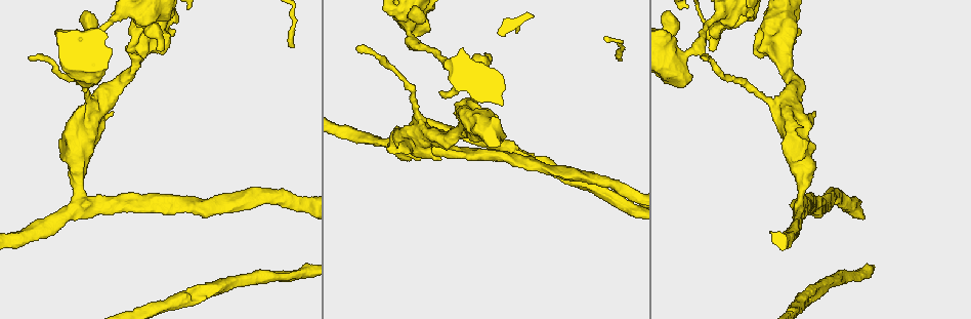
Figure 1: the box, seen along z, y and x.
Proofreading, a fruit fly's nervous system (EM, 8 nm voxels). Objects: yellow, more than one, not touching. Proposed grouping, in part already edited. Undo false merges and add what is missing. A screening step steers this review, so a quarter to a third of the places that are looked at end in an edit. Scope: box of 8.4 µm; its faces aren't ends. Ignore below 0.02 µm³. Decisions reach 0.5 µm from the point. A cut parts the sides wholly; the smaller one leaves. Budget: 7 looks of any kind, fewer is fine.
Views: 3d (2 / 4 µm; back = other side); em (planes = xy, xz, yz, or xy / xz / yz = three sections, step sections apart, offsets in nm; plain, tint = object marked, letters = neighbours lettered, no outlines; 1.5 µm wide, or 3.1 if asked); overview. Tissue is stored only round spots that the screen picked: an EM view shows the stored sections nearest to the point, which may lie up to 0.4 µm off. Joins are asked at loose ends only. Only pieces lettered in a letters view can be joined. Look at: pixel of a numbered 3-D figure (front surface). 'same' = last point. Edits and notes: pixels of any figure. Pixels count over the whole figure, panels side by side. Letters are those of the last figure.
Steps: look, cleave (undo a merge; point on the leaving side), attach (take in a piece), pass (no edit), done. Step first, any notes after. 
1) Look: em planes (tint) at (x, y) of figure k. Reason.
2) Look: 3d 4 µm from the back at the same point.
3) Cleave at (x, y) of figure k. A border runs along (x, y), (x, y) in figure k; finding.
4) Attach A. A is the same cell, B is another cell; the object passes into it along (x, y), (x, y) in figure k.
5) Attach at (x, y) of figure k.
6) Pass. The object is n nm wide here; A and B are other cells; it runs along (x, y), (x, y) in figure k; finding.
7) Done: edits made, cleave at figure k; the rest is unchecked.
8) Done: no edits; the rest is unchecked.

Look: 3d 2 µm at (28, 58) of figure 1.

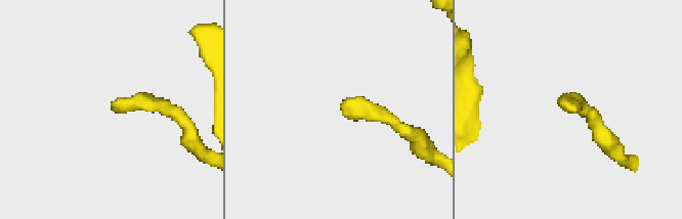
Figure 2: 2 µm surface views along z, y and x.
Look: em yz step 4 (plain) at (562, 105) of figure 2.

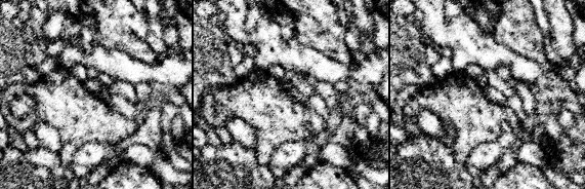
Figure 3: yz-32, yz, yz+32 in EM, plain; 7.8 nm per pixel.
Look: em yz step 4 (letters) at the same point. See the neighbours.

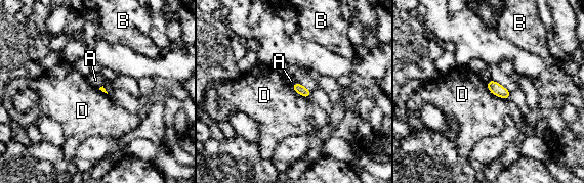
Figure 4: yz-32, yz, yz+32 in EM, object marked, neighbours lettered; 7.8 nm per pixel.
Pass. A, B and D are other cells; a border runs along (486, 83), (493, 94), (508, 99) in figure 4; none of them fits.

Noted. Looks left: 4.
Look: em xz step 8 (letters) at (82, 198) of figure 1. Abrupt turn.

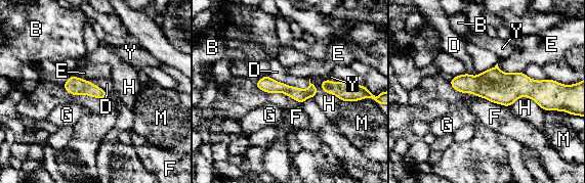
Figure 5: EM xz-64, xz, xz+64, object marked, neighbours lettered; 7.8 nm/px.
Pass. B, D, E, F, G, H, M and Y are other cells; all the same cell.

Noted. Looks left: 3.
Done: no edits; the rest is unchecked.

